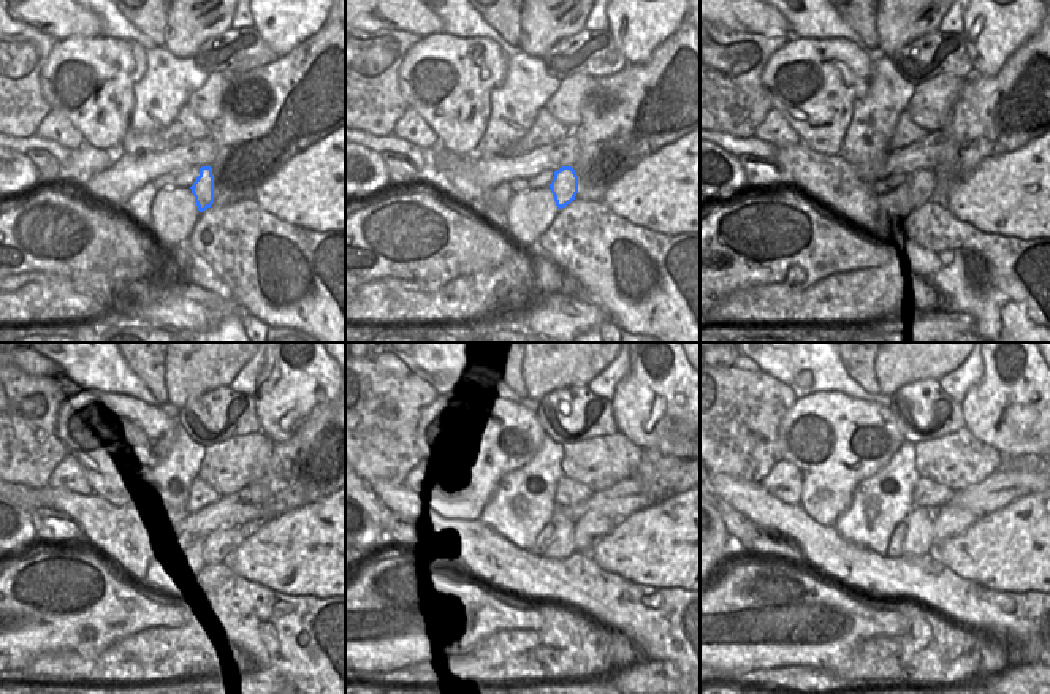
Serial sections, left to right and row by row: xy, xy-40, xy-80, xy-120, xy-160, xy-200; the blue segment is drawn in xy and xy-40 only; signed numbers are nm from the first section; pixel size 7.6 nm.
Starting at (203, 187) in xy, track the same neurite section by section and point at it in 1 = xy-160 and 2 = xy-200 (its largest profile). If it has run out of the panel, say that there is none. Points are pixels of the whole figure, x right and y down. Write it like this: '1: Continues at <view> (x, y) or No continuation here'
1: Continues at xy-160 (589, 528)
2: Continues at xy-200 (949, 522).

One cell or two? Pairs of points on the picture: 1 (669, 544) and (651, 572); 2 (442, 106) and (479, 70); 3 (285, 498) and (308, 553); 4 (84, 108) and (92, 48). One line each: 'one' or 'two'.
1: one
2: one
3: two
4: one

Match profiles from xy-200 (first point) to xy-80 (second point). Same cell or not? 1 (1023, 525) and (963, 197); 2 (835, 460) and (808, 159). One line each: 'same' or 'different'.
1: same
2: different

